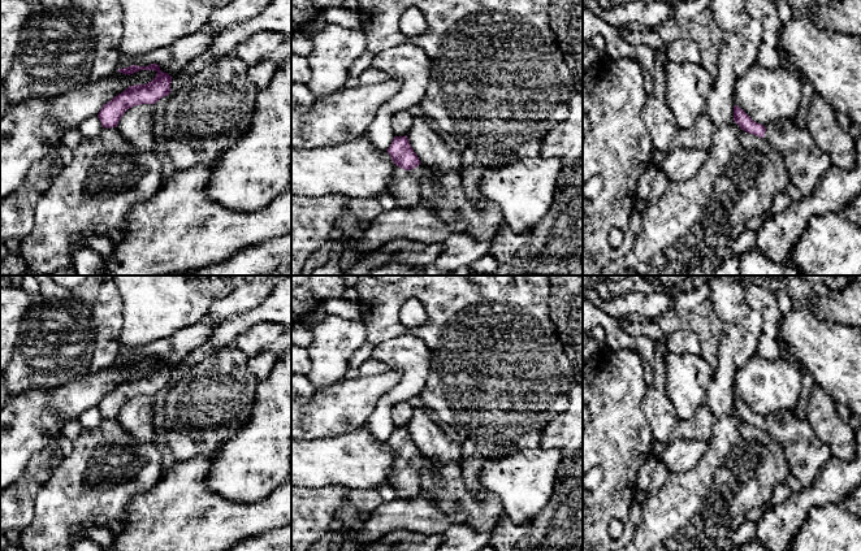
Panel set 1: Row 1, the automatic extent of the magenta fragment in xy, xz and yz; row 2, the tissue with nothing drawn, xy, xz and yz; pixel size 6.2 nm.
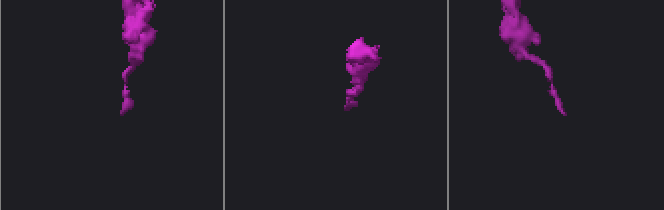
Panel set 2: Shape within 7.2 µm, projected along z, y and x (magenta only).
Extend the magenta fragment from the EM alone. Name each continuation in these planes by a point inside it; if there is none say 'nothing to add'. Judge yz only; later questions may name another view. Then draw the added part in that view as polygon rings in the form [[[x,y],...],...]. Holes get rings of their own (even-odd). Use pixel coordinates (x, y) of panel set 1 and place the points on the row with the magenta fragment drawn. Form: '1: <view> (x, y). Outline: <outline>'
1: yz (807, 163). Outline: [[[795,120],[775,121],[765,127],[763,138],[784,157],[791,182],[802,196],[809,196],[832,166],[831,159]]]

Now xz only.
1: xz (405, 186). Outline: [[[423,164],[411,170],[399,166],[394,169],[388,192],[394,198],[397,207],[415,208],[420,203],[420,183],[424,173]]]

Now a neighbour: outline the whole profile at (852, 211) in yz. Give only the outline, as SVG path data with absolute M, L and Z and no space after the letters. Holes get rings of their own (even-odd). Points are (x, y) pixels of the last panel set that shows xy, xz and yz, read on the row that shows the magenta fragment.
M861 192L843 208L843 212L851 222L861 226Z

